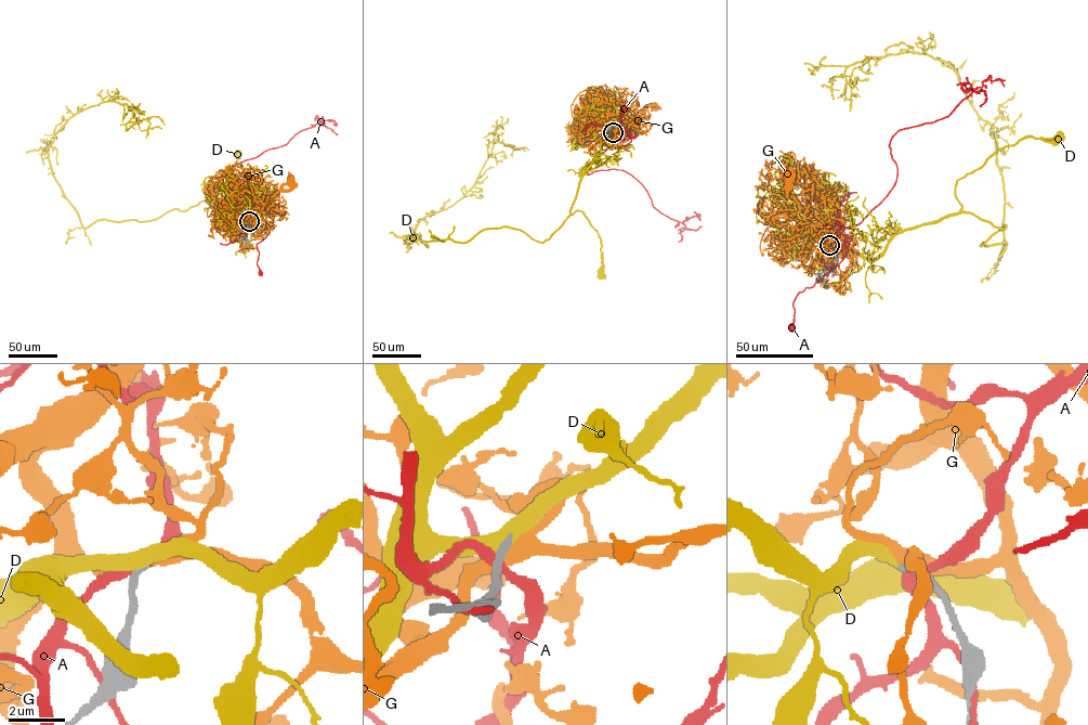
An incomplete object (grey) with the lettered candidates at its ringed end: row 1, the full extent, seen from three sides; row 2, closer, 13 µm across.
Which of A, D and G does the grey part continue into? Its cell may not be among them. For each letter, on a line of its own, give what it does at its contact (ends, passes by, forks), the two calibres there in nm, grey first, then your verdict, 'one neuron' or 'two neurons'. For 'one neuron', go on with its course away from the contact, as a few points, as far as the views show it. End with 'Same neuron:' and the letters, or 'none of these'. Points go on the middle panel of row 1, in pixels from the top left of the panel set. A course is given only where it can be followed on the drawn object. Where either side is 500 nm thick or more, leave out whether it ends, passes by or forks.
A: it passes by; 320 nm thick on the grey side, 320 nm on the other; two neurons
D: it passes by; 280 nm thick on the grey side, 460 nm on the other; two neurons
G: 300 nm thick on the grey side, 500 nm on the other; two neurons
Same neuron: none of these

